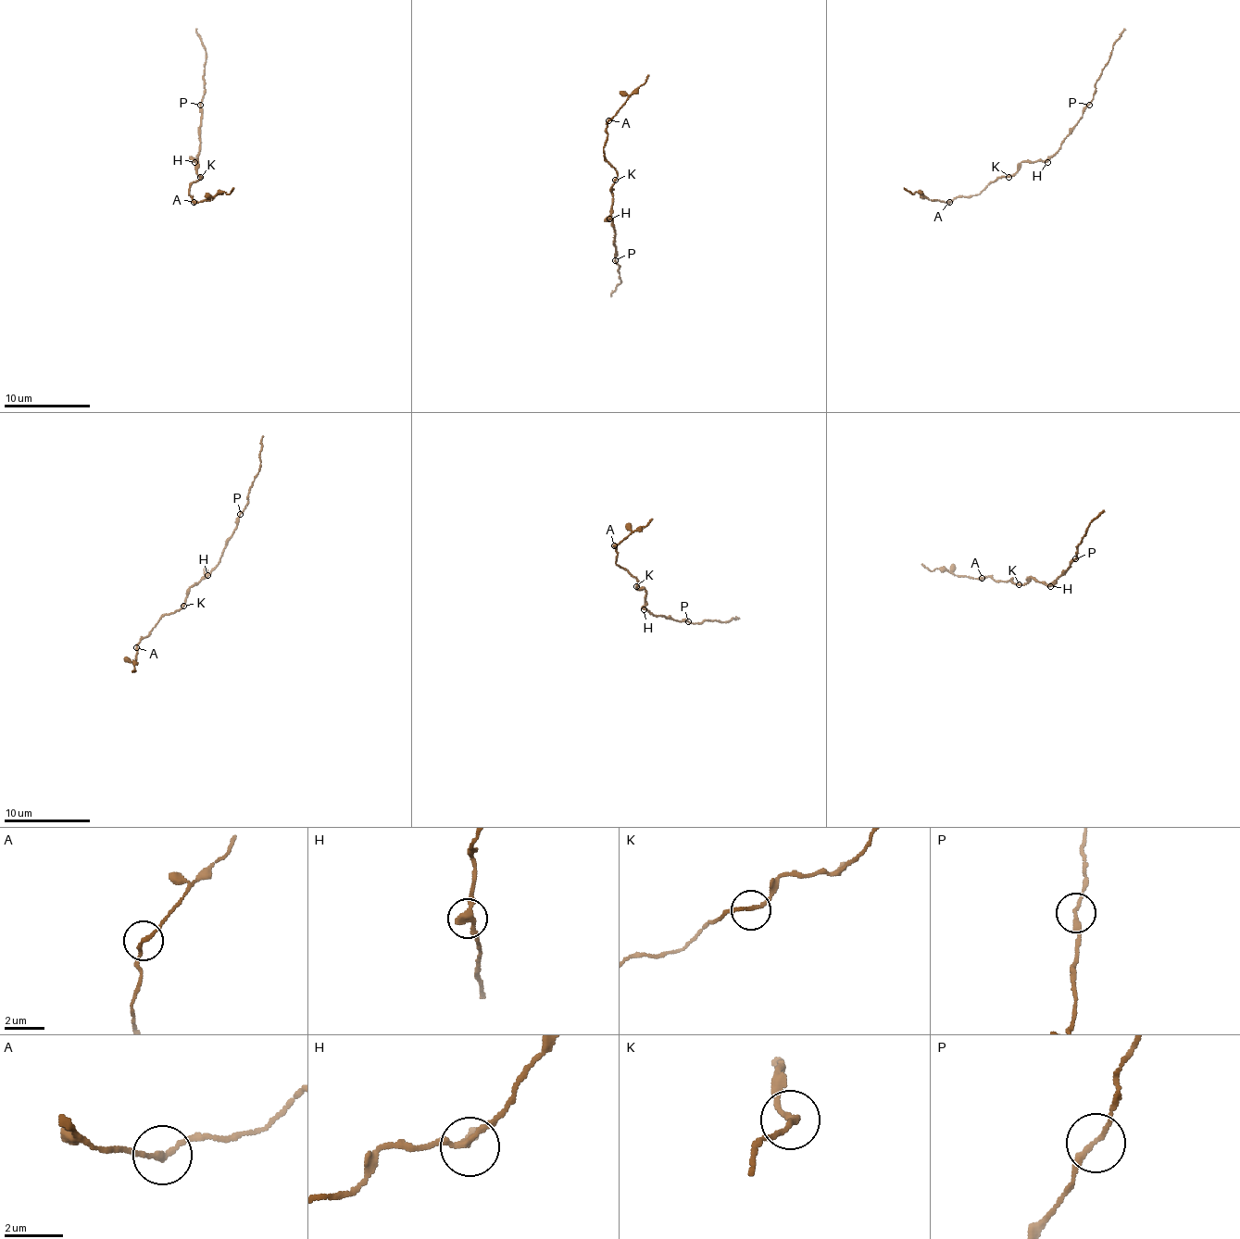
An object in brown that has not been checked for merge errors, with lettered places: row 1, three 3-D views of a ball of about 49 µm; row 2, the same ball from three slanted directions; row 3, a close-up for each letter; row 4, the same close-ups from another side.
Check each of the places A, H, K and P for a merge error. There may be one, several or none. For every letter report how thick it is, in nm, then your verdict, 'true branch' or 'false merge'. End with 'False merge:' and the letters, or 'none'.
A: 190 nm thick; false merge
H: 320 nm thick; true branch
K: 150 nm thick; true branch
P: 190 nm thick; true branch
False merge: A

